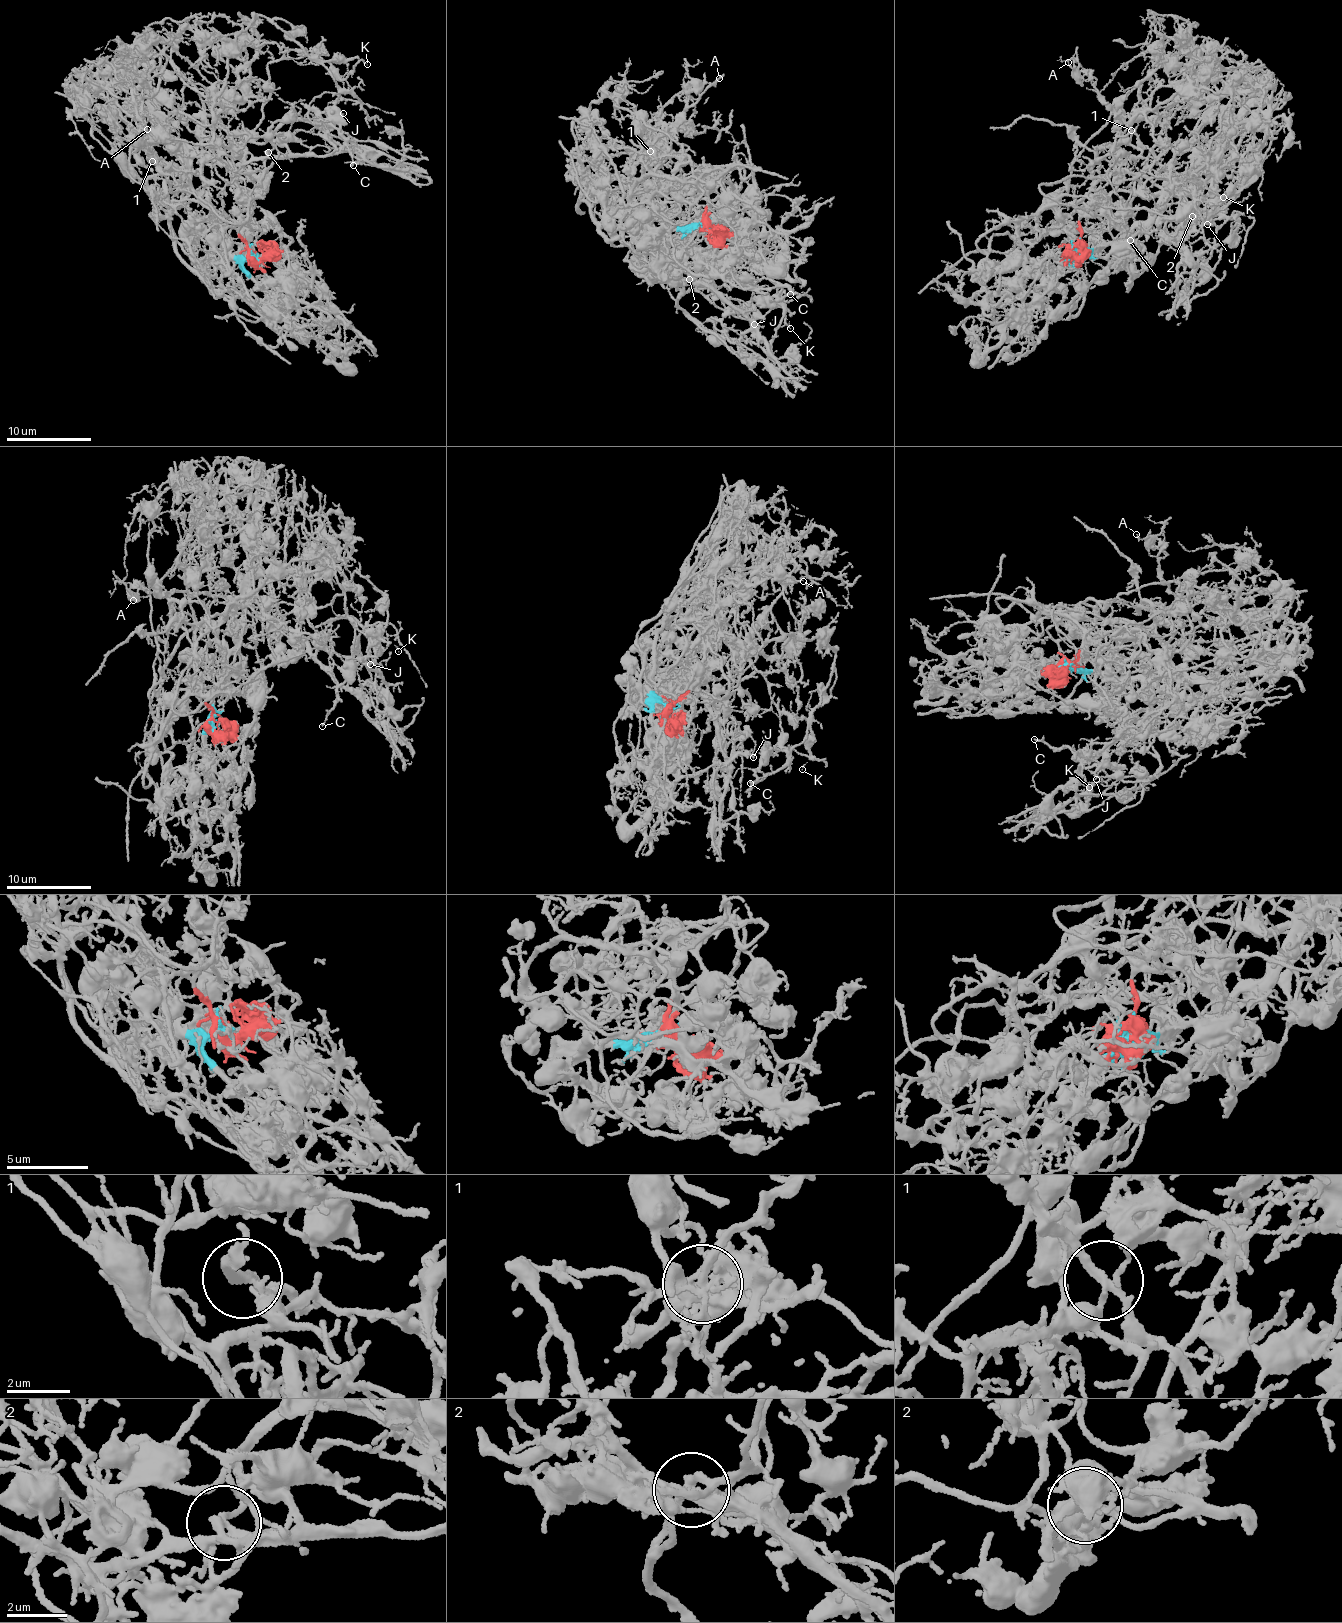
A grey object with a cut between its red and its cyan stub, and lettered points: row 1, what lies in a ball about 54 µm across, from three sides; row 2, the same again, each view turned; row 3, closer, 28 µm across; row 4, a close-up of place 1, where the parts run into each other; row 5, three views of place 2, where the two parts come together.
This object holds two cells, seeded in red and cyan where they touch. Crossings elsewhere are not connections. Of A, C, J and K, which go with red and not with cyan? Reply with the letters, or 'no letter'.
C, J, K

